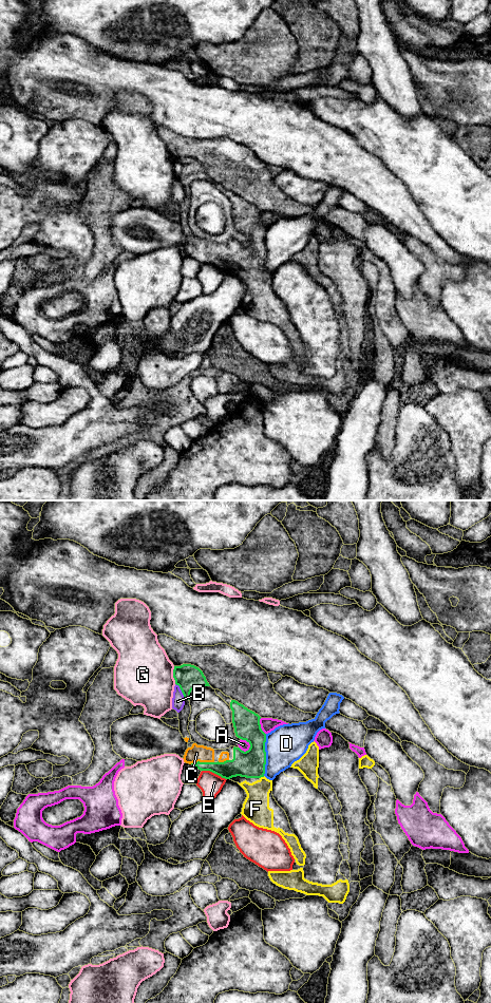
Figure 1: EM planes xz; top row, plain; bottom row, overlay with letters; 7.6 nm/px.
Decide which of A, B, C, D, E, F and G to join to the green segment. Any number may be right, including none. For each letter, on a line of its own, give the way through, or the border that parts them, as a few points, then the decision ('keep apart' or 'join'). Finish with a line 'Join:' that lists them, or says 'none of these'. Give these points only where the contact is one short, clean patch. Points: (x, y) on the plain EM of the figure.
A: border xz (241, 231), (249, 238), (245, 245); keep apart
B: keep apart
C: join
D: border xz (266, 227), (265, 266), (263, 268); keep apart
E: border xz (202, 263), (208, 263), (226, 272); keep apart
F: way xz (251, 257), (262, 269), (256, 301); join
G: keep apart
Join: C, F

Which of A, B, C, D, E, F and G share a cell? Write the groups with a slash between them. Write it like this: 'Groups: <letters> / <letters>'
Groups: A / B / C F / D / E / G

